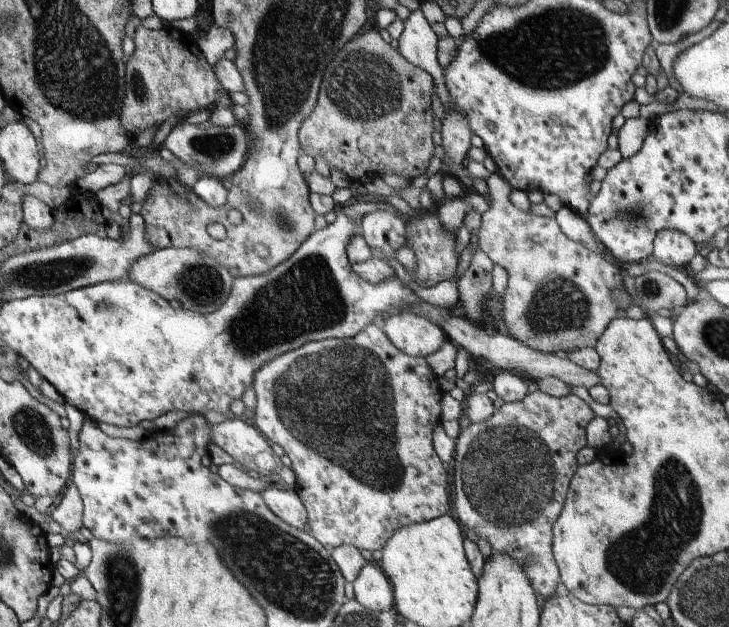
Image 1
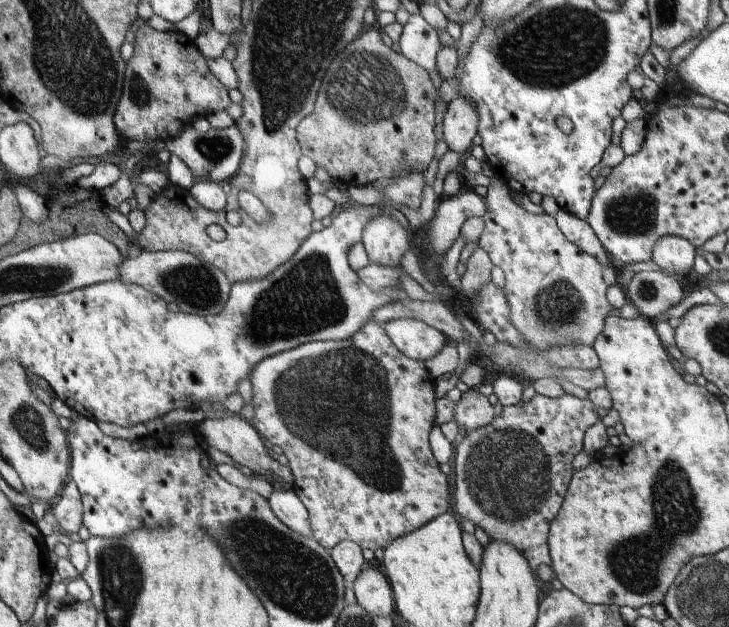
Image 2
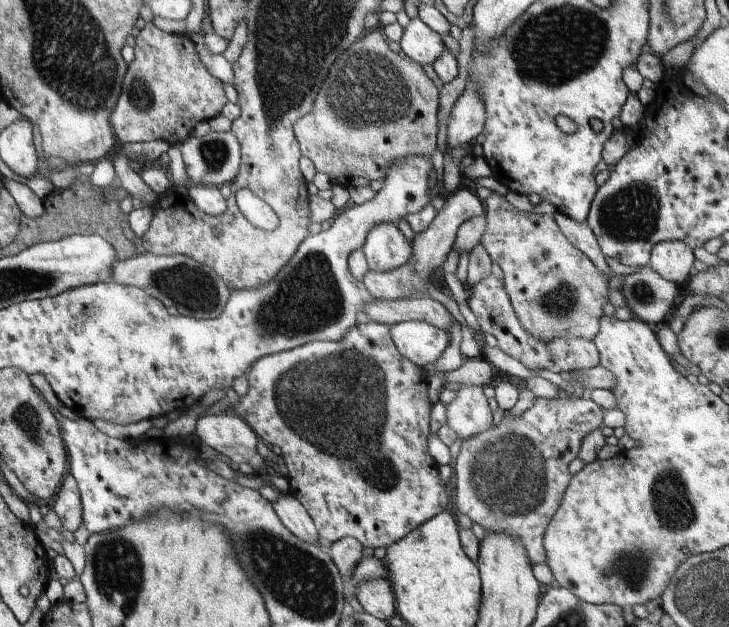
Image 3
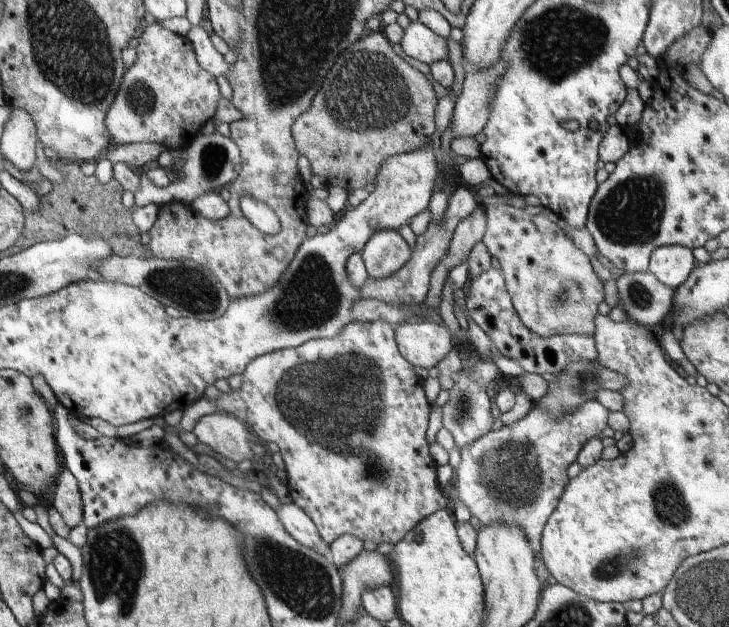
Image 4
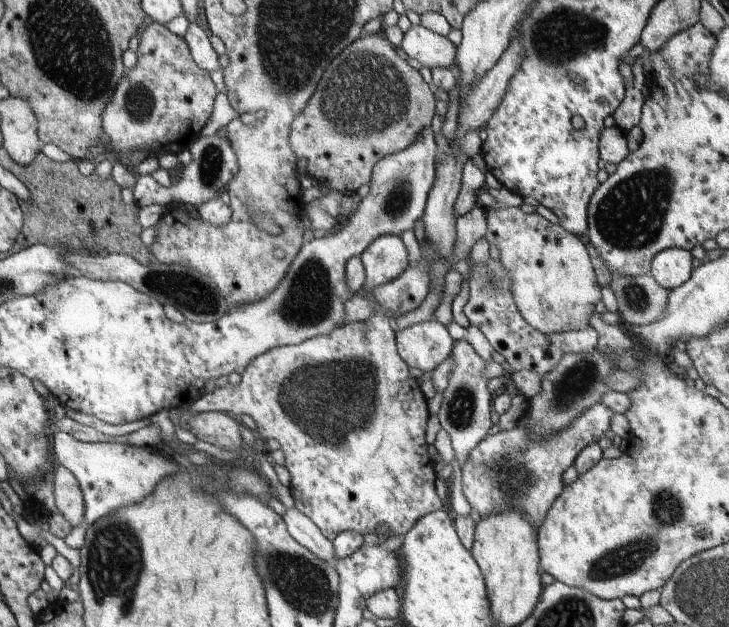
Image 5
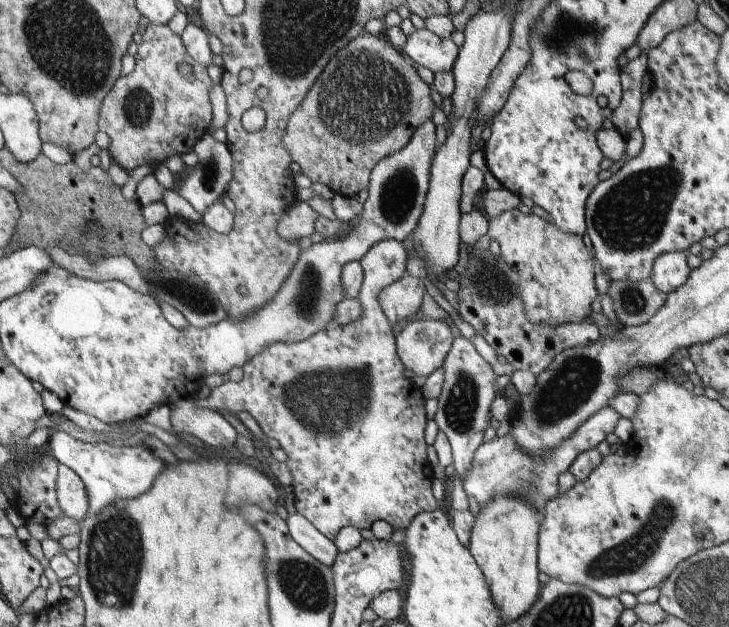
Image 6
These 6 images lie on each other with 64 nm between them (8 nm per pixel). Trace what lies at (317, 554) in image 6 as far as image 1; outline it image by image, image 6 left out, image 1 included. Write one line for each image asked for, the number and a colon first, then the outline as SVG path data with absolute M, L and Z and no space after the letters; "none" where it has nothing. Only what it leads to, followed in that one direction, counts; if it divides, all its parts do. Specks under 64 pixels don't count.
1: M267 484L259 494L265 500L265 504L275 512L275 516L299 530L307 526L307 512L295 490L277 490L273 484Z
2: M275 490L267 498L273 514L291 530L295 530L301 536L311 536L311 524L309 524L309 512L297 498L293 490Z
3: M279 494L279 498L271 504L275 508L277 518L285 524L285 528L295 534L299 540L307 542L307 544L317 544L319 534L317 528L311 520L311 516L307 514L307 510L303 508L303 504L291 496L291 494Z
4: M279 504L279 508L275 510L277 518L283 522L283 528L303 546L313 548L317 552L321 552L323 556L329 556L329 546L321 540L317 526L313 524L313 520L297 506L297 504Z
5: M287 508L283 512L283 522L287 526L287 532L301 544L305 546L307 550L311 550L315 556L319 556L321 560L327 560L327 562L335 562L333 556L333 544L321 534L321 530L305 516L301 514L297 508Z

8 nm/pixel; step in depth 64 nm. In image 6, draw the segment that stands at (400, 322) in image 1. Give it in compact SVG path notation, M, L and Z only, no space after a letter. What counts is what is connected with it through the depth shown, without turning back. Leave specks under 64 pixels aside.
M423 318L411 322L395 336L397 356L413 380L427 378L443 366L449 354L453 336L441 318Z

